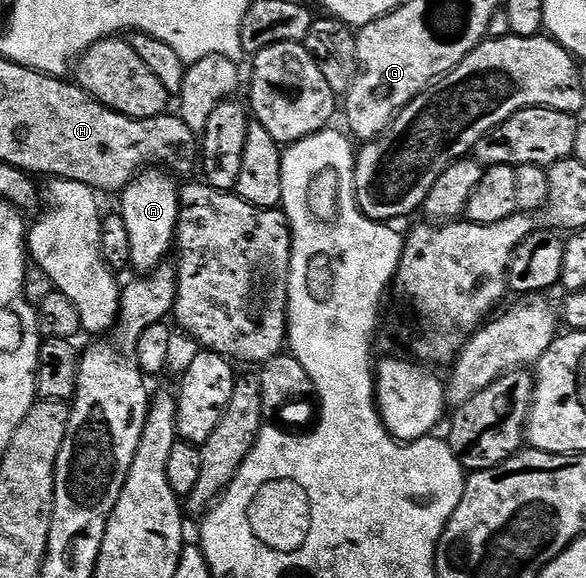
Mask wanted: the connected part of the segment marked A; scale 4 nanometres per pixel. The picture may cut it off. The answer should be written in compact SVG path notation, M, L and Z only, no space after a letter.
M144 168L118 195L118 214L125 220L129 231L130 269L135 272L150 272L164 265L175 245L175 229L179 219L180 183L175 183L166 169Z

